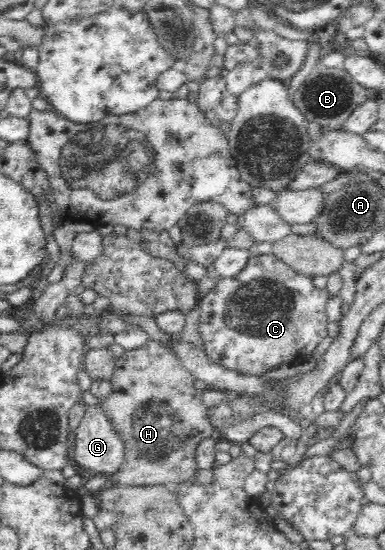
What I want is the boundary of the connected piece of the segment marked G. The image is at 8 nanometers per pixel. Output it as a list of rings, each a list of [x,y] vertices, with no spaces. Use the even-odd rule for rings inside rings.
[[[87,406],[76,431],[74,447],[74,461],[80,470],[110,477],[122,469],[126,455],[124,450],[122,439],[101,406]]]

